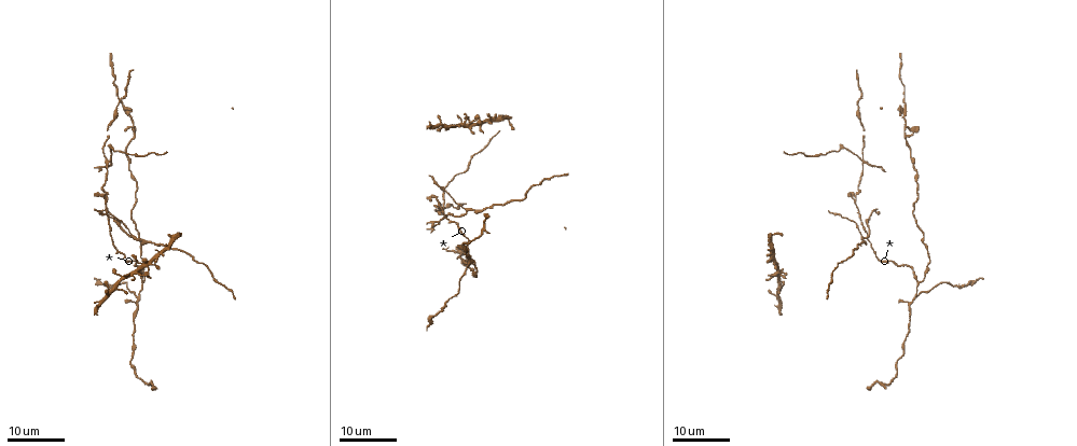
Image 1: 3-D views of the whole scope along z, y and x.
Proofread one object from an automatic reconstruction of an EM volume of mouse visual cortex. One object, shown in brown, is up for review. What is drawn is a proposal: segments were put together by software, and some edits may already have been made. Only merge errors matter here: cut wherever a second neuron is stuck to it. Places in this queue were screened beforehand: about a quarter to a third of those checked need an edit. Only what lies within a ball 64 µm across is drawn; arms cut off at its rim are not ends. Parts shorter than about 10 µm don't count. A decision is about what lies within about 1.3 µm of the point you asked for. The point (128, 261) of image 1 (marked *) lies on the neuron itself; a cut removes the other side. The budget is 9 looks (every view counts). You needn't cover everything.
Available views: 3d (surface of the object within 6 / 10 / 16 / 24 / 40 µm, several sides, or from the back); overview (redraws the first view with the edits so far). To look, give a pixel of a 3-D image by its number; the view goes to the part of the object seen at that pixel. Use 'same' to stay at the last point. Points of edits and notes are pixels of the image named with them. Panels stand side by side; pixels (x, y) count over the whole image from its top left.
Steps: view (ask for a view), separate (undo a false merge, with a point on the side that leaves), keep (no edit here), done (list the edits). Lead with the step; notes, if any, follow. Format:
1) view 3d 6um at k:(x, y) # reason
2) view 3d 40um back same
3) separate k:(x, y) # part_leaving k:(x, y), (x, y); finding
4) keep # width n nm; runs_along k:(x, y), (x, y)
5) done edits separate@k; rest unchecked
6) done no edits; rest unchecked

view 3d 24um at 1:(470, 265) # two arms in line, one across

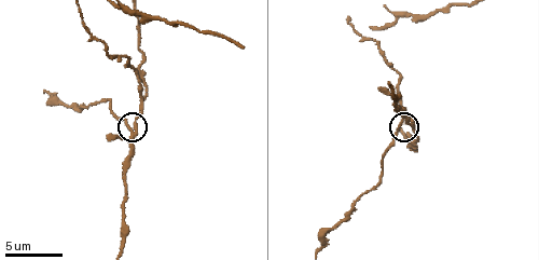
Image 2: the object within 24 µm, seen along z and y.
view 3d 10um at 2:(131, 130)

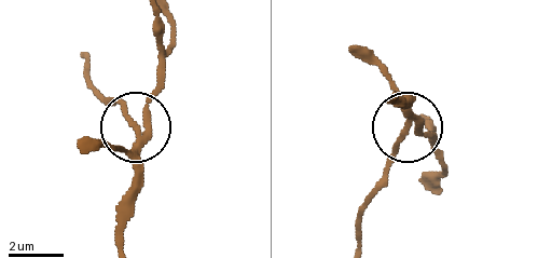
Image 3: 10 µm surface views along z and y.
keep # side_arm 17 um; all the same neuron

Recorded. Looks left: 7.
view 3d 16um at 1:(117, 111) # sudden change in width

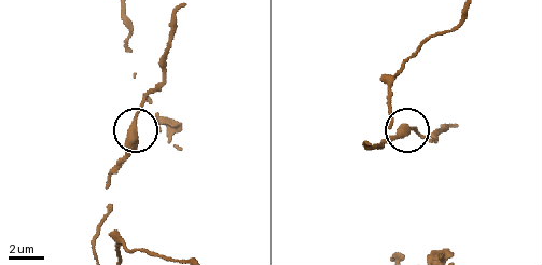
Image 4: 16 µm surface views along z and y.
view 3d 6um at 4:(129, 133)

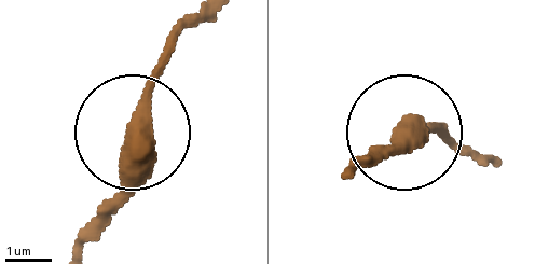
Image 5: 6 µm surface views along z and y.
keep # width 420 nm; continuous, no second neuron

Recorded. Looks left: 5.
view 3d 16um at 1:(911, 153) # calibre changes

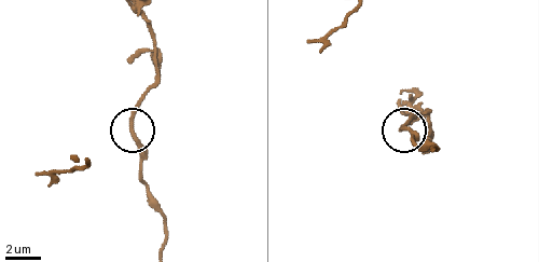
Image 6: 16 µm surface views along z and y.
view 3d 6um at 6:(405, 128)

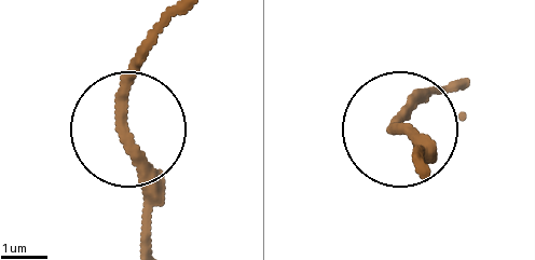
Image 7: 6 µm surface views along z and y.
keep # runs_along 7:(147, 242), (147, 173), (124, 103), (159, 26); all the same neuron

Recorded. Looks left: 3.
view 3d 6um at 2:(349, 17) # branch point

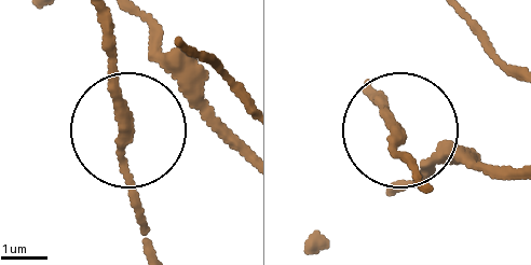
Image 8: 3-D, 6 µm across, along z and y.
keep # width 170 nm; runs_along 8:(150, 242), (123, 162), (111, 27); one neuron here

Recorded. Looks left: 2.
view 3d 24um at 1:(110, 162) # four-way junction

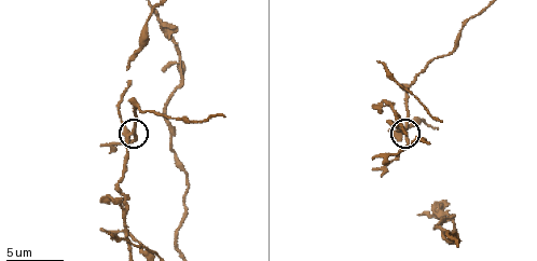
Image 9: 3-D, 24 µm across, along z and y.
view 3d 6um at 9:(129, 133)

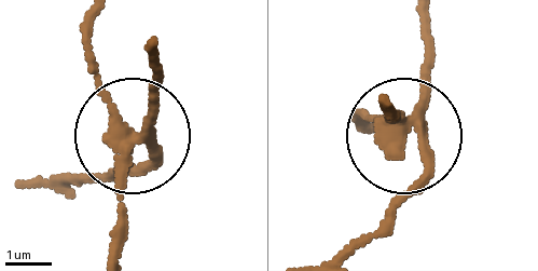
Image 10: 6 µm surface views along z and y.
separate 10:(155, 168) # arms 4; a second neuron is stuck on

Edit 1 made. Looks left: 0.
done edits separate@10; rest unchecked

